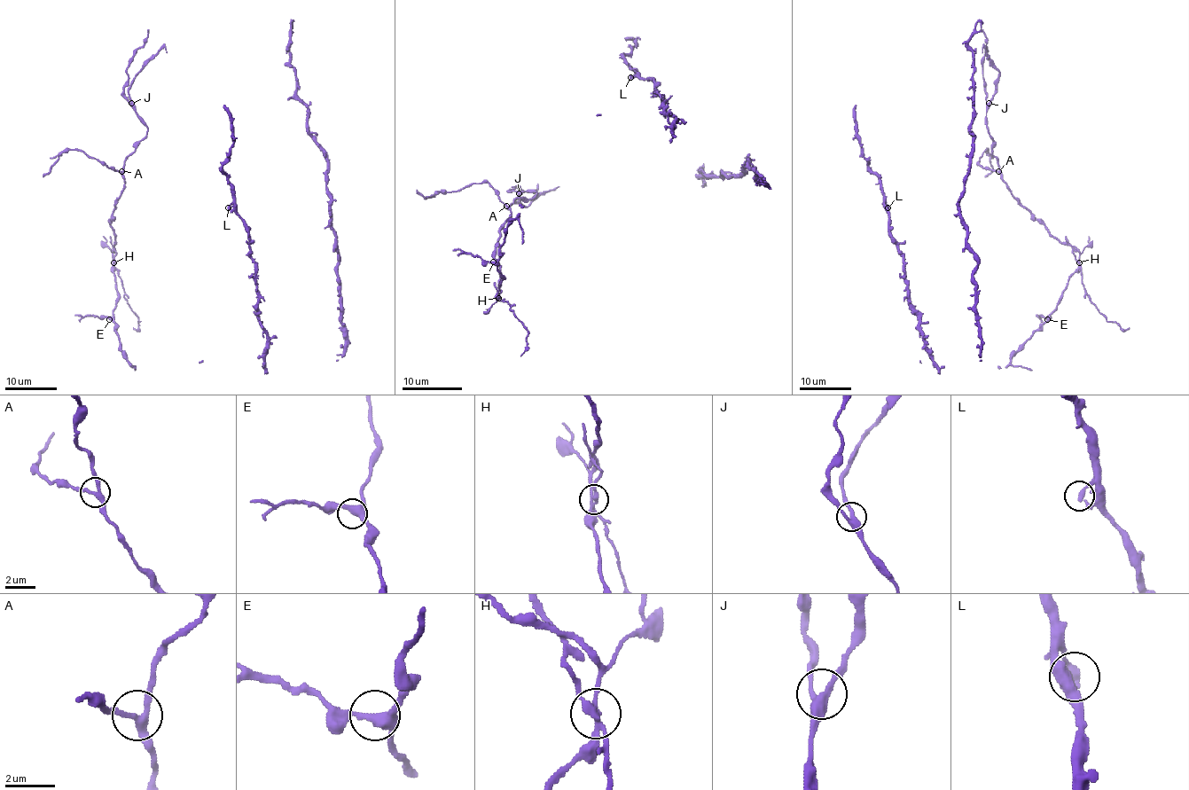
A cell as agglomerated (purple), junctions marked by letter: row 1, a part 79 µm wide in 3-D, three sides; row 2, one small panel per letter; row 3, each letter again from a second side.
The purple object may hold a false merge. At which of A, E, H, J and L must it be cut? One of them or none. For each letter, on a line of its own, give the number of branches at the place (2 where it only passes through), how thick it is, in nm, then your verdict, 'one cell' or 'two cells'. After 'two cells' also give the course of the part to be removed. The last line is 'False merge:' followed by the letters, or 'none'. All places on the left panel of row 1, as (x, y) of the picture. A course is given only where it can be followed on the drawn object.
A: branches 3; calibre 240 nm; one cell
E: branches 3; calibre 360 nm; one cell
H: branches 3; calibre 240 nm; two cells; course (113, 262), (121, 279), (125, 300), (139, 321), (137, 328), (133, 327)
J: branches 3; calibre 320 nm; one cell
L: branches 2; calibre 280 nm; one cell
False merge: H

